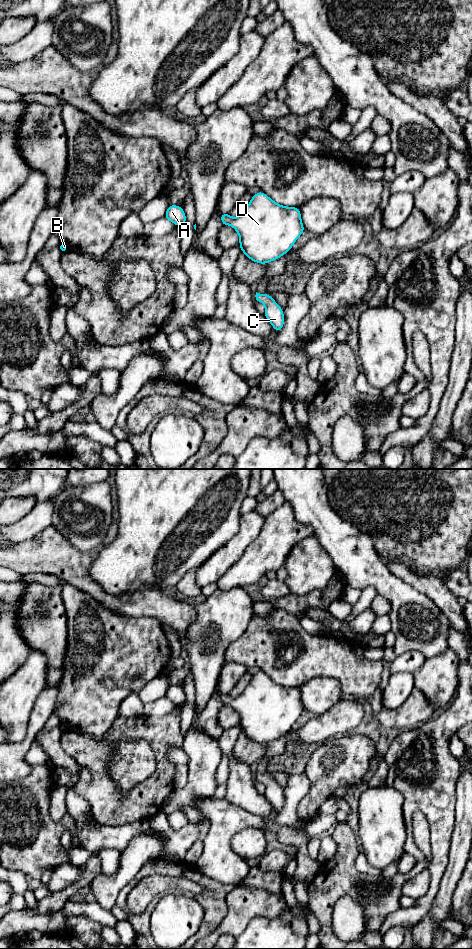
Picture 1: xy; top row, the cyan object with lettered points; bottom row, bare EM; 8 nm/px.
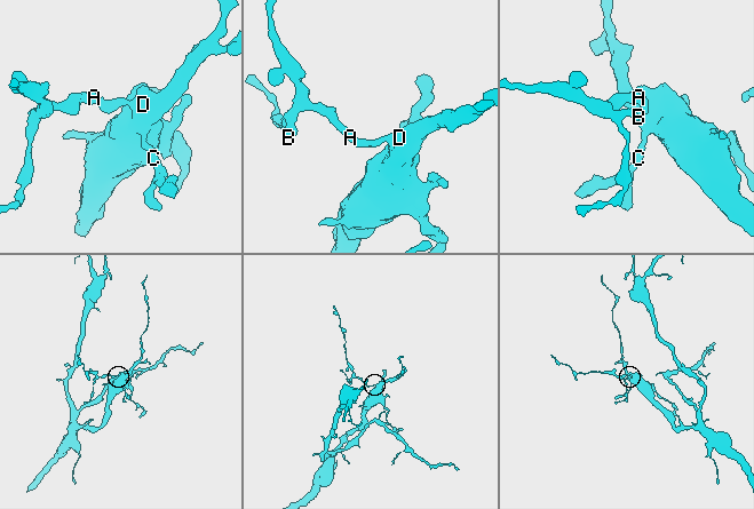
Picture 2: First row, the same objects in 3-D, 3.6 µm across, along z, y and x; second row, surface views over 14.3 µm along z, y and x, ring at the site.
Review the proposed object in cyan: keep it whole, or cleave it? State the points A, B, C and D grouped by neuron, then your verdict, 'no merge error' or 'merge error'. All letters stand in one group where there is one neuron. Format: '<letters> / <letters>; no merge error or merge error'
A B C D; no merge error

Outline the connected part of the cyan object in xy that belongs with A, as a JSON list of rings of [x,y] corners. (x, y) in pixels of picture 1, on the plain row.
[[[170,684],[164,698],[168,699],[172,703],[174,703],[176,706],[180,706],[181,708],[186,703],[186,695],[182,687],[178,685],[172,685]]]

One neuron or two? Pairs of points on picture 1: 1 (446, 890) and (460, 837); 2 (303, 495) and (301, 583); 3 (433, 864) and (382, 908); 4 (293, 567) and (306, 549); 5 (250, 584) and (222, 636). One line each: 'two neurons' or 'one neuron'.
1: one neuron
2: two neurons
3: two neurons
4: one neuron
5: two neurons

